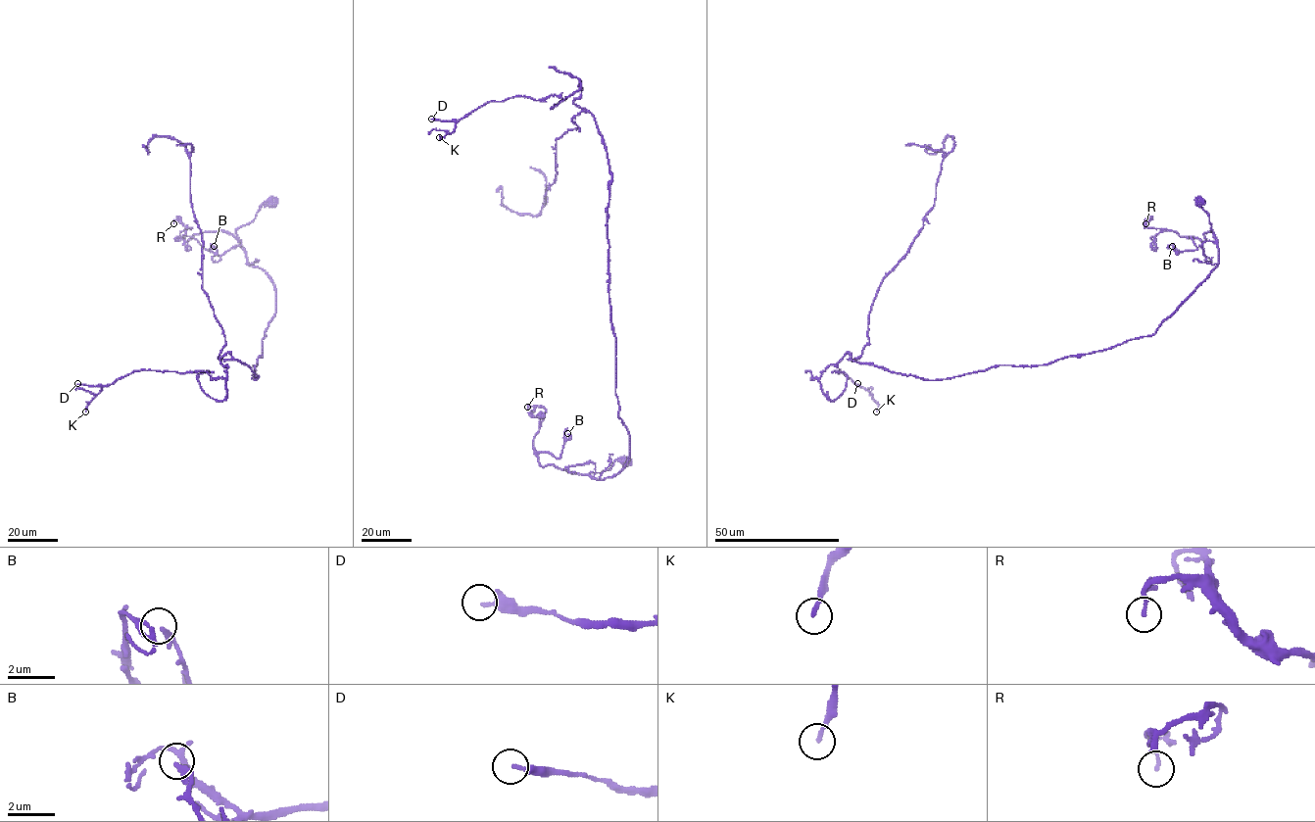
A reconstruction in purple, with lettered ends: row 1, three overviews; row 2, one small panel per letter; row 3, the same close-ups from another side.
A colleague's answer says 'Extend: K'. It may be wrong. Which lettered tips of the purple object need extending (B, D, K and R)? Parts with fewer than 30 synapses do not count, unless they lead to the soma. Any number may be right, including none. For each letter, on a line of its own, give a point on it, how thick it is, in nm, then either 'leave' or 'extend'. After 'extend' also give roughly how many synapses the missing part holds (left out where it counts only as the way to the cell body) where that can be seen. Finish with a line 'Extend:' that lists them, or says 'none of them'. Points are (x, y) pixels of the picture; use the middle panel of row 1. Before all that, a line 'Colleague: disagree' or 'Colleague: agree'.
Colleague: agree
B: at (567, 433); 160 nm thick; leave
D: at (431, 119); 280 nm thick; leave
K: at (439, 137); 160 nm thick; extend; about 70 synapses
R: at (527, 407); 140 nm thick; leave
Extend: K

